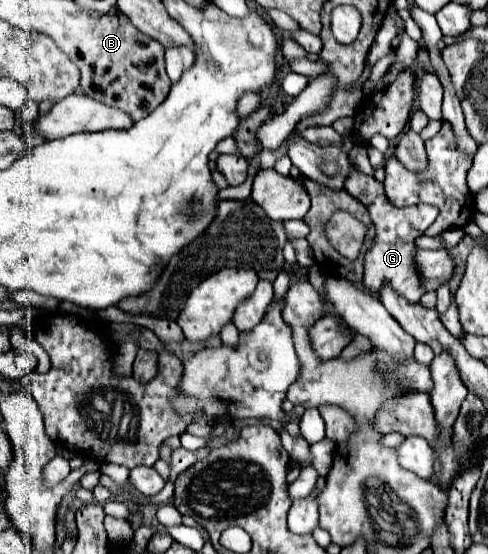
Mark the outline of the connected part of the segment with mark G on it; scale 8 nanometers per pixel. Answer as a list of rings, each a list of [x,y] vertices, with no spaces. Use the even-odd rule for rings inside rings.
[[[353,170],[345,182],[345,190],[359,198],[369,214],[371,214],[371,220],[377,228],[377,238],[375,238],[375,244],[369,248],[367,256],[365,256],[365,288],[377,296],[379,294],[379,288],[383,284],[383,280],[391,280],[391,286],[403,294],[409,302],[419,302],[421,296],[425,294],[425,286],[423,286],[423,280],[419,278],[419,272],[417,272],[417,264],[415,264],[415,252],[417,252],[417,244],[415,240],[419,236],[423,236],[423,230],[427,230],[433,220],[437,218],[439,214],[439,208],[437,206],[427,206],[427,204],[419,204],[419,206],[409,206],[409,208],[397,208],[393,206],[387,196],[385,196],[385,190],[383,190],[383,184],[379,180],[375,180],[373,176],[367,176],[367,174],[361,174],[357,170]]]

